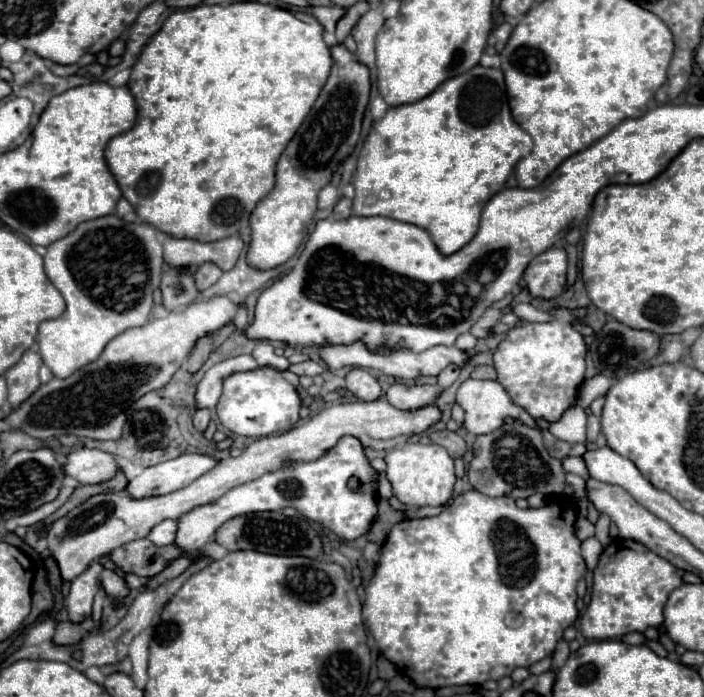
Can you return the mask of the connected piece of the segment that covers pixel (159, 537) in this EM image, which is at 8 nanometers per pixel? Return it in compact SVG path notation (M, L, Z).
M163 520L161 524L157 524L151 532L149 532L149 540L153 540L153 544L173 544L175 542L175 534L177 534L177 520Z

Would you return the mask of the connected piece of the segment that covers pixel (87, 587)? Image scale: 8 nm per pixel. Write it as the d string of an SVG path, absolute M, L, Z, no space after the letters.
M93 562L81 576L77 576L71 584L71 592L65 600L69 620L75 624L81 624L91 616L91 606L93 606L93 596L97 592L97 578L101 574L103 566L99 562Z

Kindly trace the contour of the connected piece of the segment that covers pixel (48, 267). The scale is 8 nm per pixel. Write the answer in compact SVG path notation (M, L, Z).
M115 214L81 222L69 236L49 244L45 254L45 274L67 302L67 310L55 320L45 320L39 326L37 334L39 354L45 366L53 372L53 376L69 378L79 368L97 360L109 340L113 340L127 328L143 326L149 320L153 308L153 290L159 288L161 272L163 272L163 246L159 242L157 228L153 228L151 224L125 222Z

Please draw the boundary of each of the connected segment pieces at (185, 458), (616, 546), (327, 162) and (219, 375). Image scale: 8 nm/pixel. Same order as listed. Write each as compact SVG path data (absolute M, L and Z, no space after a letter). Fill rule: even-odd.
M181 454L179 458L145 468L143 474L129 482L125 492L137 498L163 496L189 486L193 480L215 468L217 462L217 458L207 454Z
M615 538L601 554L593 572L591 602L579 618L579 630L585 638L621 638L627 632L645 632L649 626L661 626L663 606L673 588L683 582L683 570L661 562L643 544Z
M343 44L333 46L331 56L333 68L327 84L277 162L275 188L251 212L251 244L247 250L247 264L255 270L271 270L285 264L297 252L309 234L307 228L317 210L319 190L331 182L333 172L353 152L359 140L361 120L371 90L369 70L355 62L353 54Z
M249 354L229 358L229 360L223 360L223 362L215 364L213 368L209 368L205 372L203 380L197 386L197 396L195 396L197 406L199 408L215 408L219 398L221 398L225 378L235 374L235 372L247 372L247 370L255 370L255 368L257 368L257 362Z

